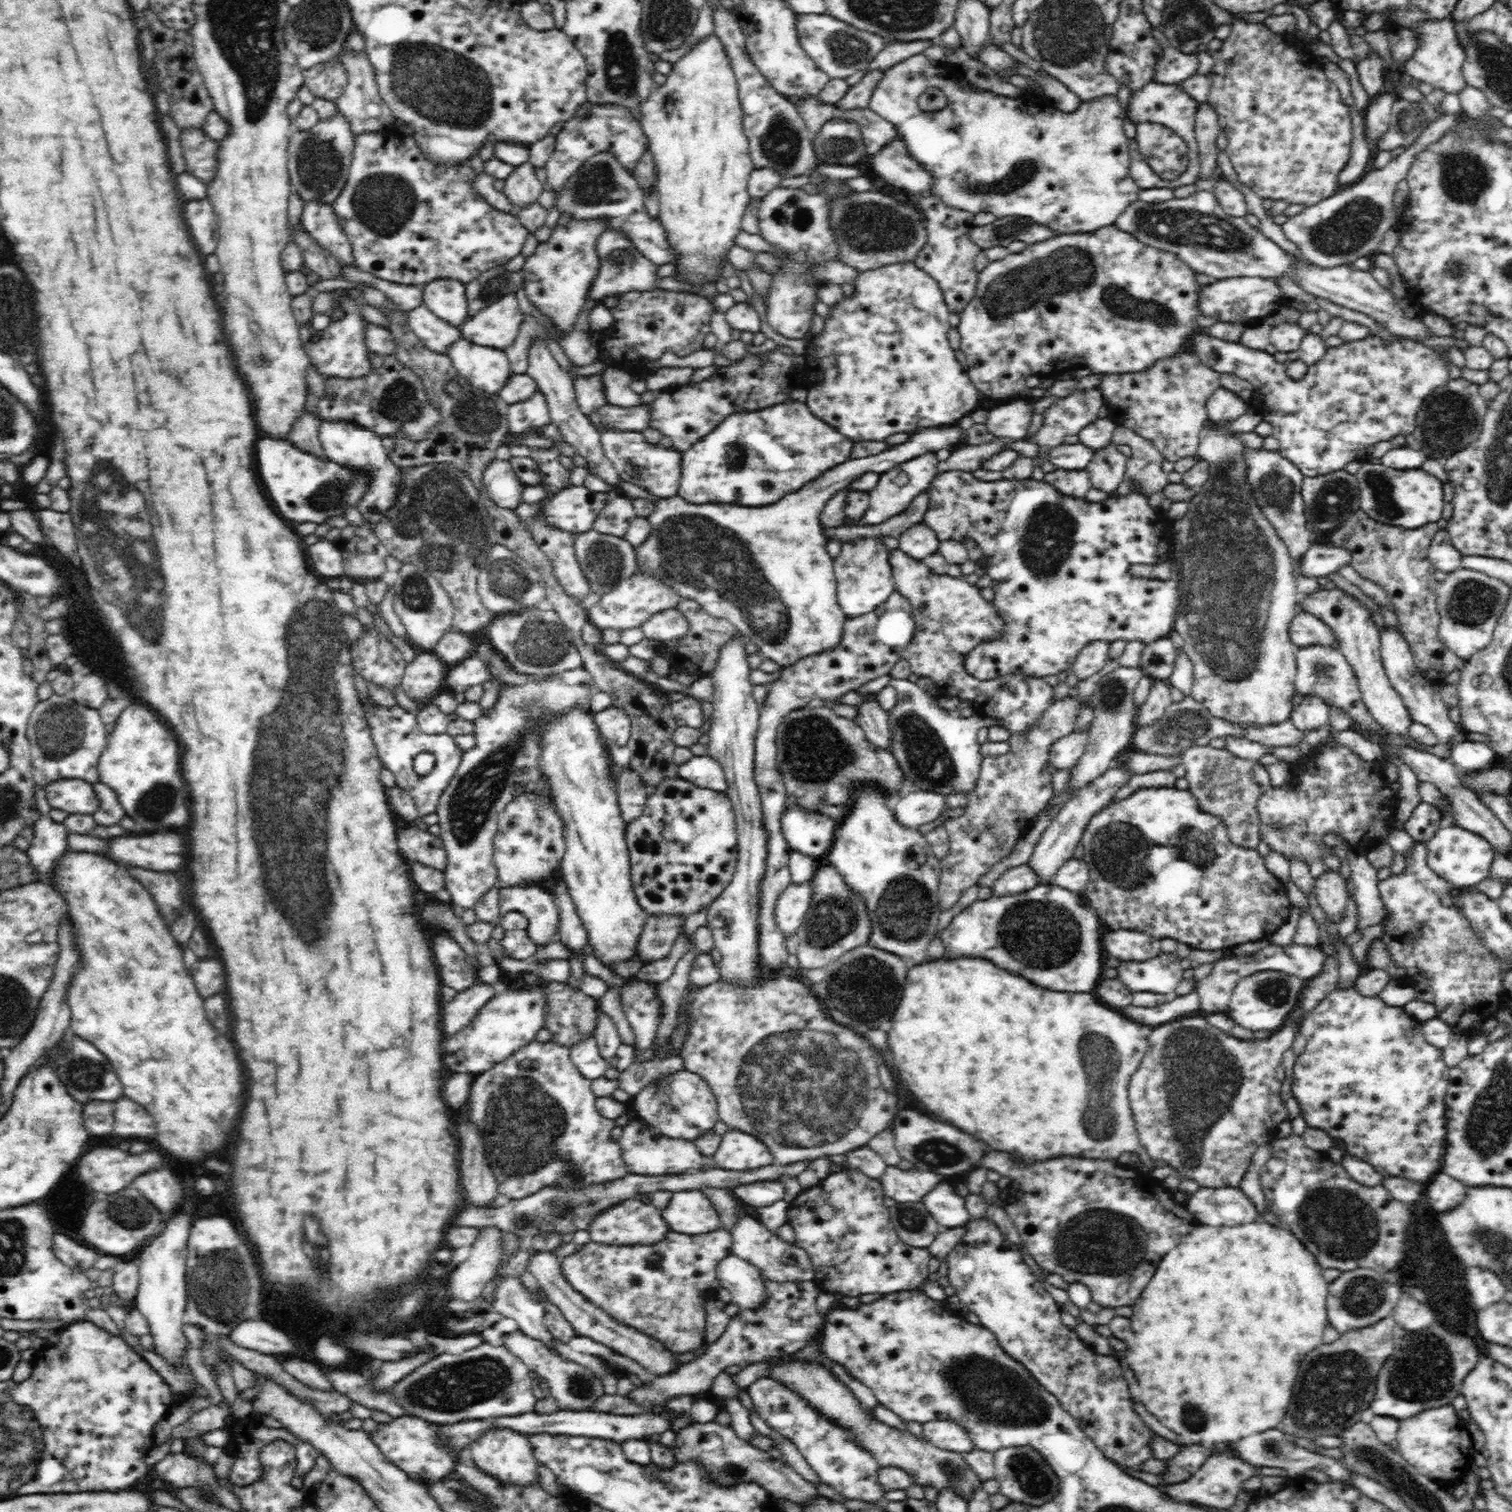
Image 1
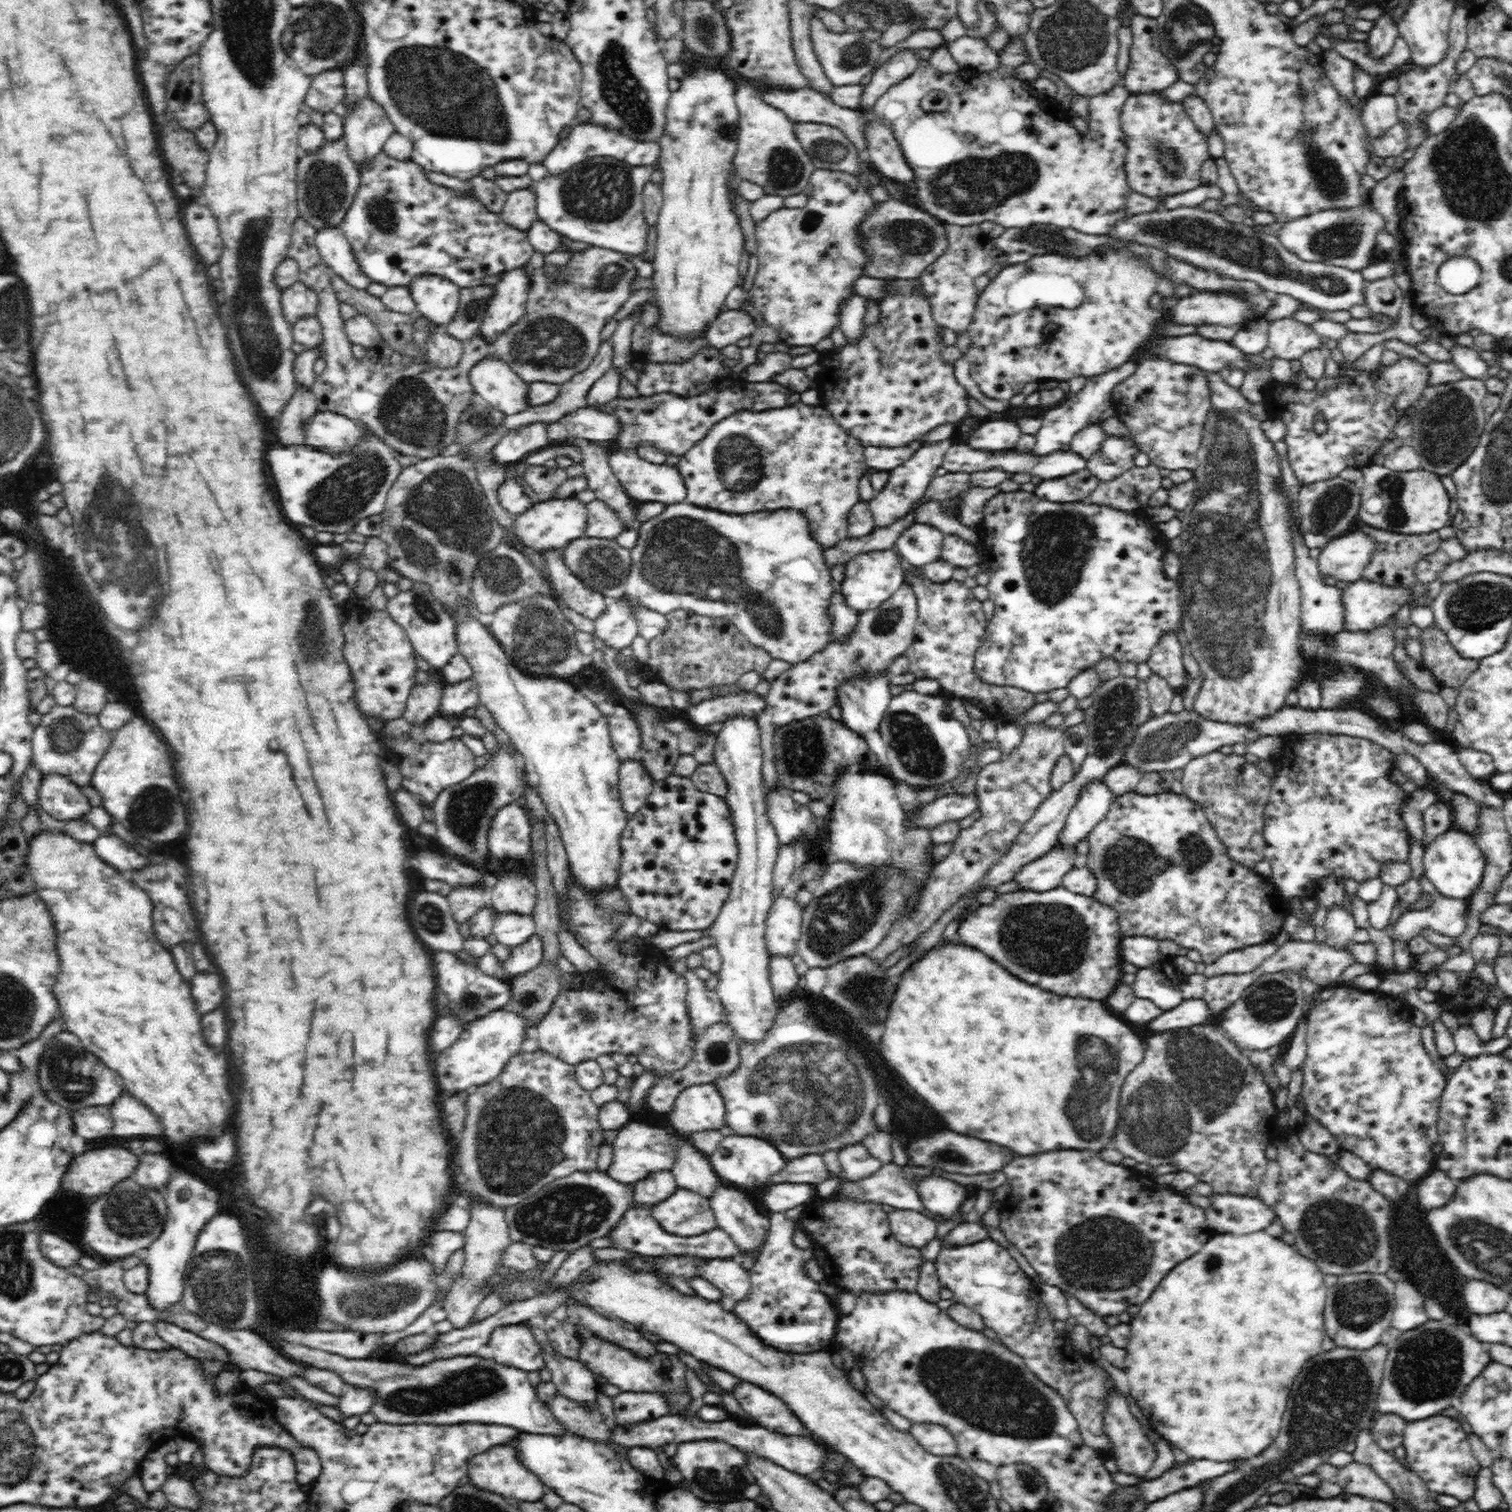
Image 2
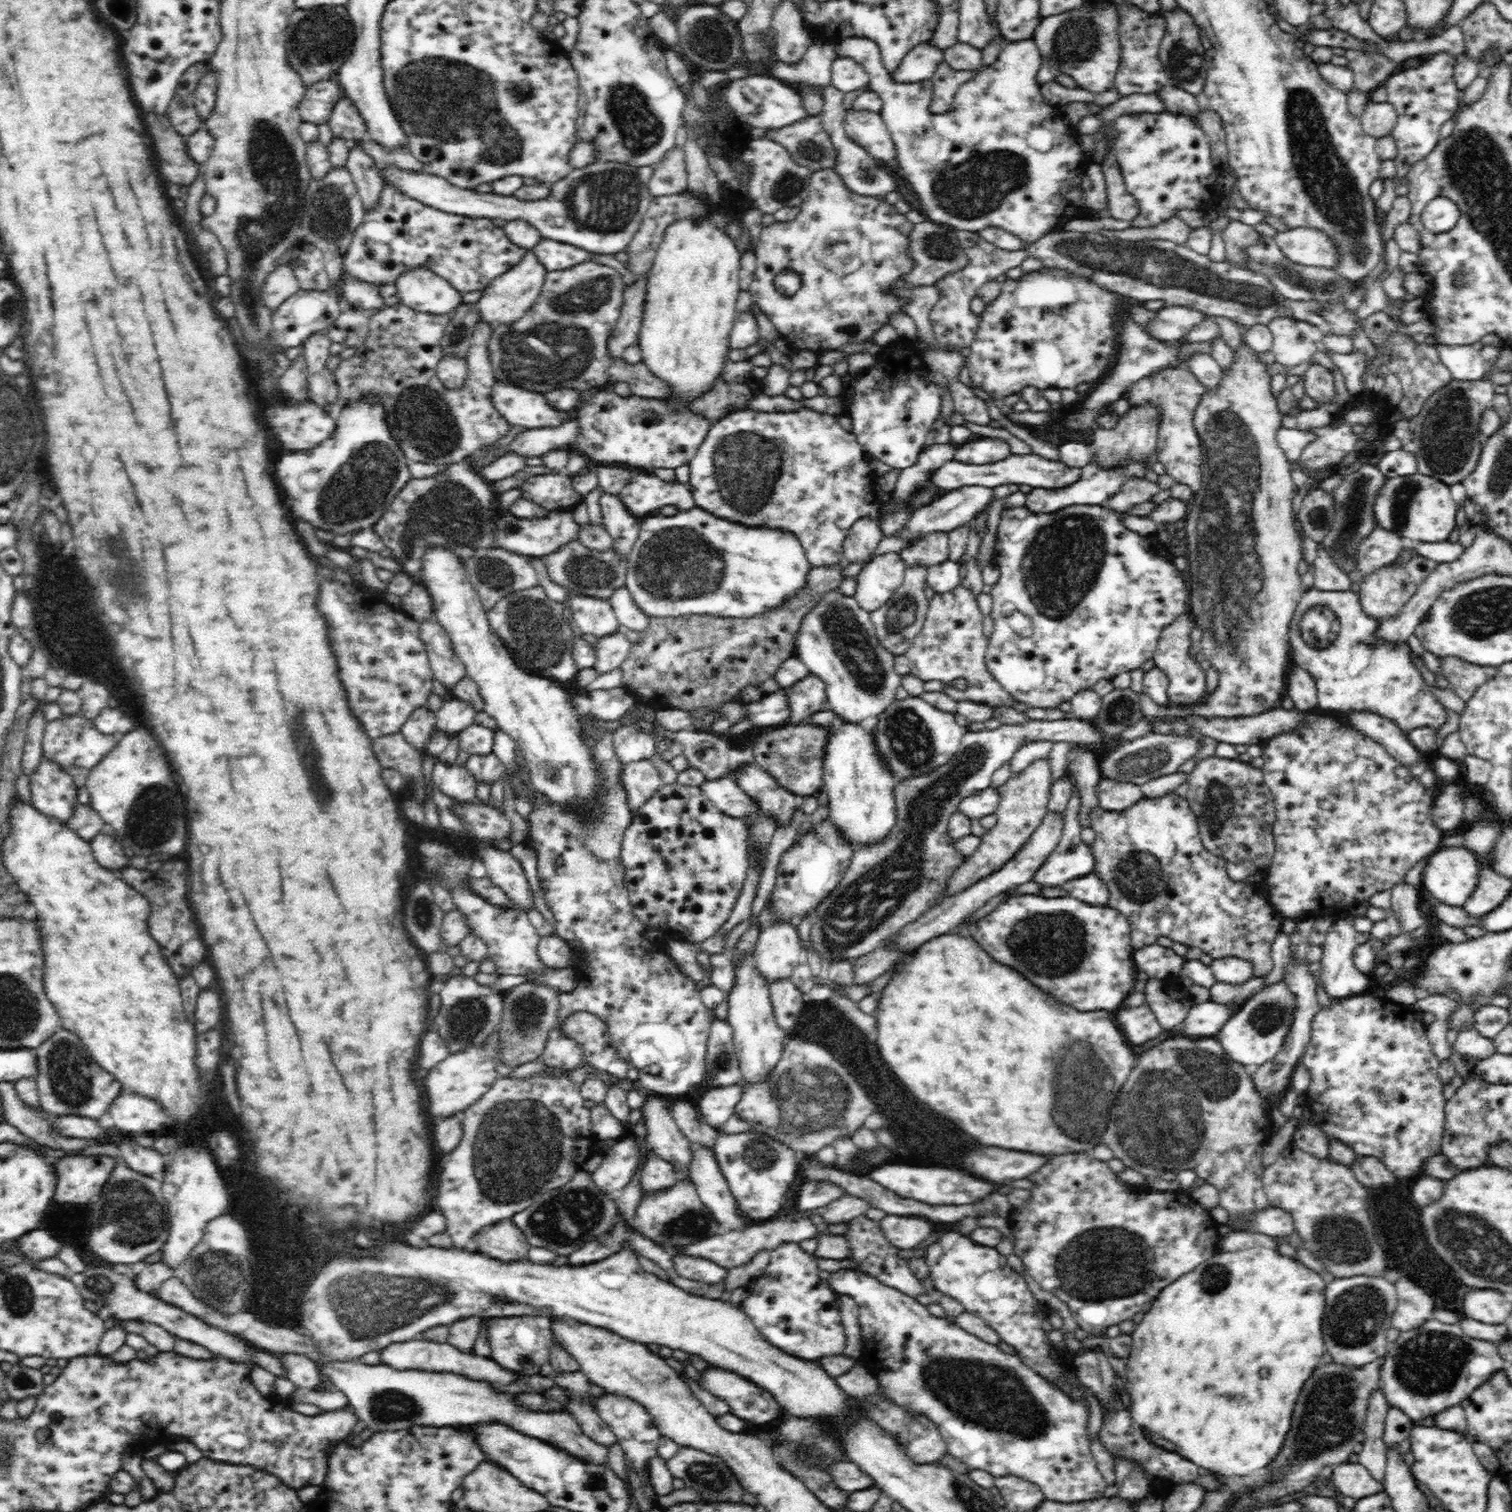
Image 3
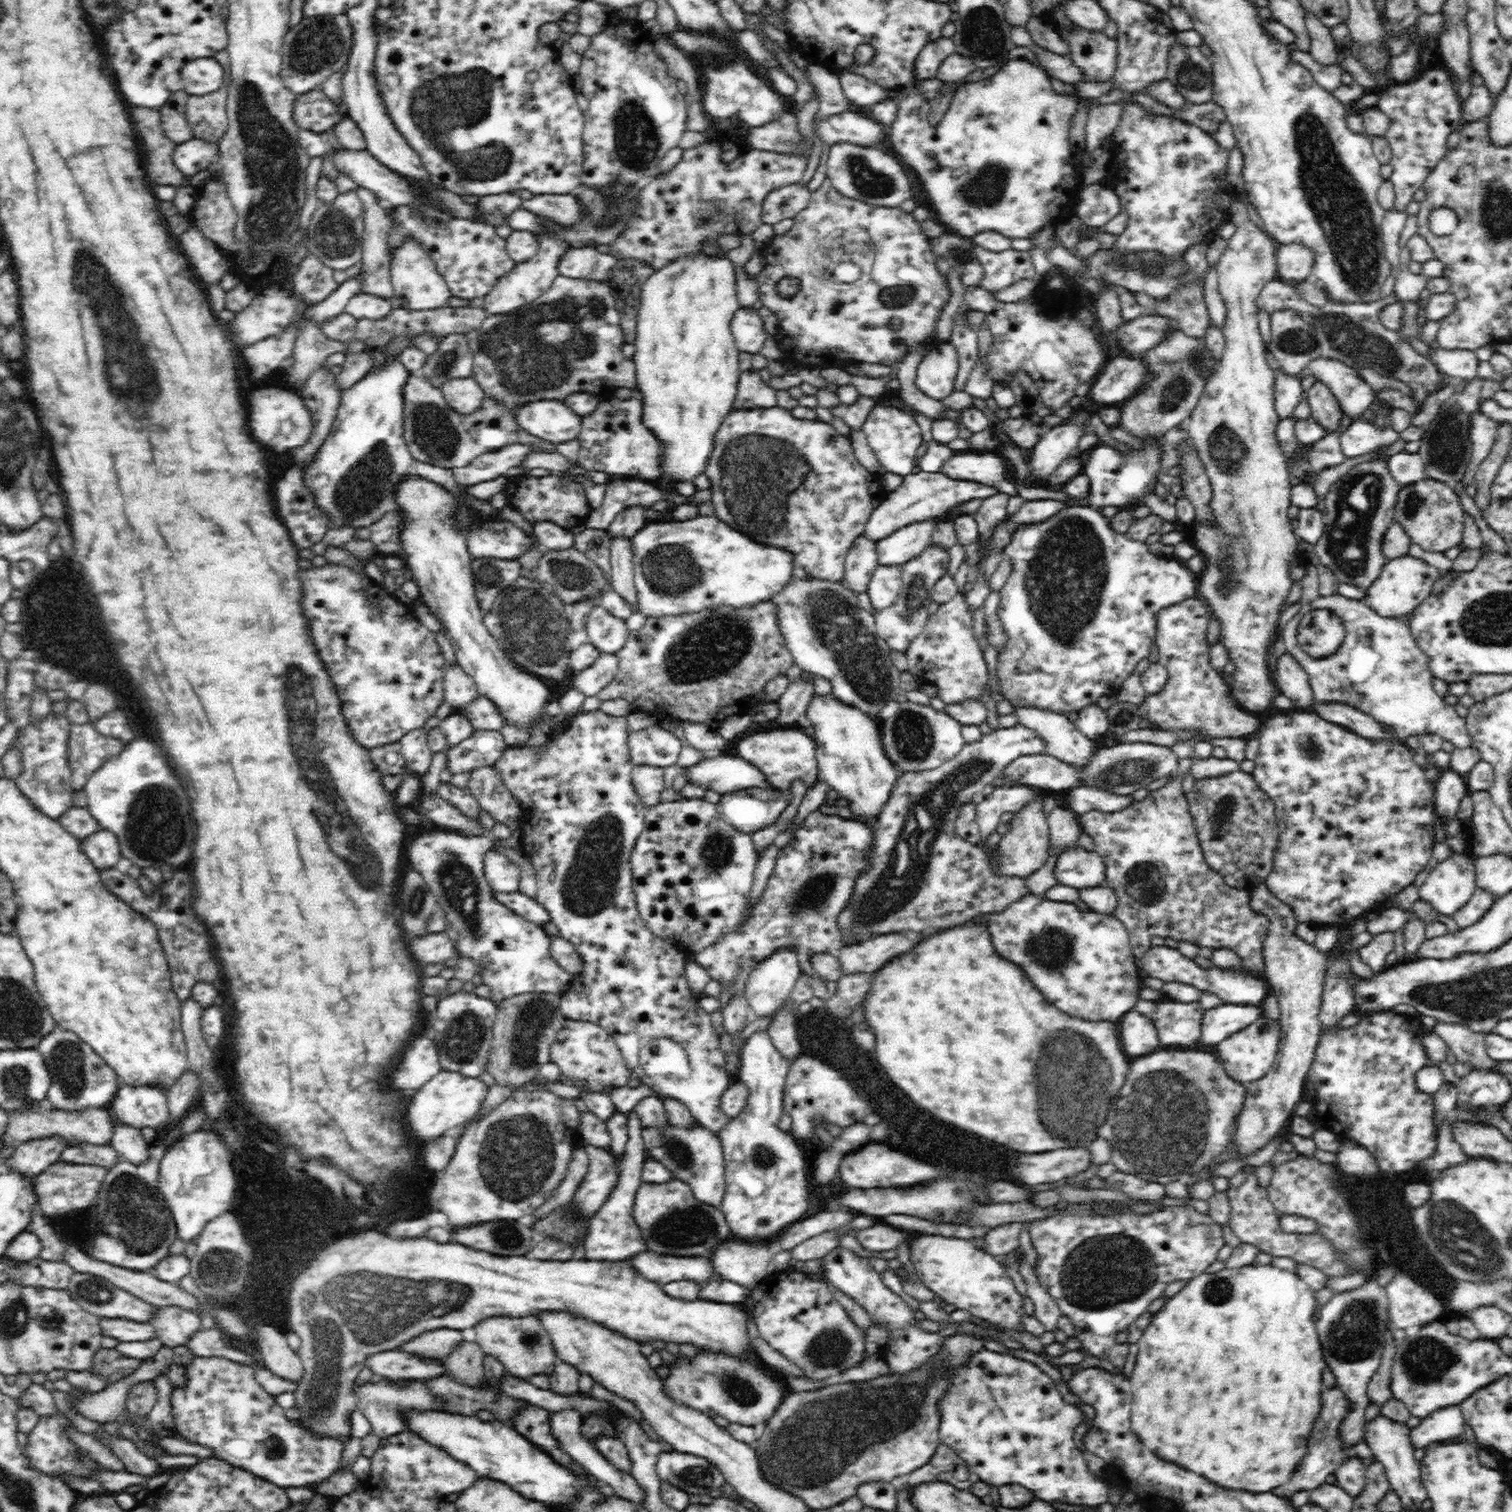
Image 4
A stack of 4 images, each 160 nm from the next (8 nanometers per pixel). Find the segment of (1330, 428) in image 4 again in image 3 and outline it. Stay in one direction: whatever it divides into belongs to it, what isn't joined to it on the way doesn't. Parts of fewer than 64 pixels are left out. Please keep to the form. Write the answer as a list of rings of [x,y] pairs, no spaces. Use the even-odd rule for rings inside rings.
[[[1314,364],[1306,370],[1303,377],[1305,394],[1317,403],[1317,406],[1335,402],[1335,383],[1331,369]]]

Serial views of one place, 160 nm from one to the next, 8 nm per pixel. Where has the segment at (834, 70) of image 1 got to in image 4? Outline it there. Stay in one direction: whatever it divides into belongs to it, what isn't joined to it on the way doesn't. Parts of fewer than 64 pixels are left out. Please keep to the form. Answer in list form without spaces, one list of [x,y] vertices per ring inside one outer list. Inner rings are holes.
[[[842,72],[838,78],[846,98],[865,111],[875,104],[890,99],[888,90],[867,80],[864,76]]]

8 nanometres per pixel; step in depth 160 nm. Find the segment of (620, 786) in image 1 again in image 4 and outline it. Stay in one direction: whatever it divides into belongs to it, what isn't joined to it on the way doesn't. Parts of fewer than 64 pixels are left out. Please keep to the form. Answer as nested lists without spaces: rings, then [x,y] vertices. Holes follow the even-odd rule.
[[[636,765],[632,770],[632,785],[645,806],[654,806],[660,802],[665,790],[664,772],[662,768],[647,765]]]

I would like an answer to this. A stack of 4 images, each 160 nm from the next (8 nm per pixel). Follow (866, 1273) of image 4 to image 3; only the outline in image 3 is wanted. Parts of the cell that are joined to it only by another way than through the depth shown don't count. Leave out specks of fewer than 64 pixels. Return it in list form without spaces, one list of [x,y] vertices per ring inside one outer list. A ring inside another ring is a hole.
[[[838,1270],[827,1279],[829,1286],[839,1295],[850,1296],[859,1307],[859,1323],[861,1324],[861,1336],[866,1340],[874,1340],[874,1342],[866,1342],[868,1348],[876,1348],[876,1360],[880,1370],[878,1370],[878,1383],[882,1393],[897,1405],[908,1408],[910,1412],[915,1414],[923,1414],[932,1421],[939,1434],[944,1439],[947,1446],[947,1452],[956,1459],[964,1462],[970,1470],[984,1470],[990,1473],[994,1478],[1003,1476],[1016,1476],[1032,1484],[1038,1485],[1044,1498],[1049,1501],[1061,1502],[1065,1504],[1079,1503],[1084,1501],[1093,1501],[1103,1496],[1107,1484],[1102,1473],[1098,1470],[1097,1462],[1092,1454],[1090,1445],[1091,1439],[1086,1438],[1088,1416],[1090,1416],[1089,1405],[1084,1401],[1074,1401],[1060,1387],[1056,1387],[1048,1381],[1048,1379],[1037,1374],[1031,1366],[1024,1364],[1019,1355],[1006,1354],[998,1345],[984,1342],[975,1334],[970,1334],[967,1330],[960,1328],[954,1323],[950,1323],[948,1318],[935,1318],[928,1312],[926,1306],[919,1304],[910,1295],[902,1294],[899,1290],[882,1285],[870,1274],[856,1273],[852,1270]]]

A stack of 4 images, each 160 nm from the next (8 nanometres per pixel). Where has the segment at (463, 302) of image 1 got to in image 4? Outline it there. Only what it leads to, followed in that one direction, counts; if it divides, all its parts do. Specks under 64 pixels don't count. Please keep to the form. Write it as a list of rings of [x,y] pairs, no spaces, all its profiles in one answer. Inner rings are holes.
[[[404,240],[394,252],[394,260],[390,262],[390,275],[395,296],[402,299],[402,307],[407,310],[443,309],[452,297],[442,274],[438,272],[436,263],[425,252],[418,241]]]

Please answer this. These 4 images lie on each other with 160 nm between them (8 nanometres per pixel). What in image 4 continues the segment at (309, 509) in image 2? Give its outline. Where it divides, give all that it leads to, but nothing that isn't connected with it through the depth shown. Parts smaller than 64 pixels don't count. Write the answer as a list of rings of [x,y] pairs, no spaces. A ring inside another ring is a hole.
[[[400,358],[388,361],[382,368],[368,372],[362,380],[350,388],[341,391],[340,404],[336,419],[329,435],[321,443],[321,449],[308,464],[301,465],[302,480],[306,488],[313,493],[313,502],[325,516],[329,517],[329,526],[367,526],[380,520],[384,514],[396,509],[394,490],[396,484],[411,474],[415,458],[409,451],[404,438],[403,388],[408,382],[410,371],[404,367]]]

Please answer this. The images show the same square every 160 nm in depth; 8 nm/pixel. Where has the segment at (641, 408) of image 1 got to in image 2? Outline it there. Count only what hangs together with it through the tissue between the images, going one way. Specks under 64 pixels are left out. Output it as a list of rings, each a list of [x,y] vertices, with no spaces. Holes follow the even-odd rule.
[[[588,406],[588,408],[580,408],[571,414],[565,415],[561,420],[554,421],[548,425],[546,437],[548,437],[548,445],[568,444],[572,439],[604,442],[616,438],[620,430],[621,425],[616,416],[599,412],[594,407]]]

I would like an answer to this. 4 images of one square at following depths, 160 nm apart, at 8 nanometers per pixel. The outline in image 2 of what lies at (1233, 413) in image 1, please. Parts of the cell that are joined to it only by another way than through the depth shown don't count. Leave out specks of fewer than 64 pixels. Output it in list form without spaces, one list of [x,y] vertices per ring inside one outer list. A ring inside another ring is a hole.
[[[1211,372],[1207,374],[1208,389],[1210,389],[1210,400],[1212,408],[1222,411],[1236,411],[1244,409],[1250,411],[1254,417],[1258,417],[1260,421],[1266,421],[1268,414],[1265,414],[1264,405],[1251,403],[1245,399],[1245,396],[1237,388],[1231,387],[1220,376],[1219,372]]]

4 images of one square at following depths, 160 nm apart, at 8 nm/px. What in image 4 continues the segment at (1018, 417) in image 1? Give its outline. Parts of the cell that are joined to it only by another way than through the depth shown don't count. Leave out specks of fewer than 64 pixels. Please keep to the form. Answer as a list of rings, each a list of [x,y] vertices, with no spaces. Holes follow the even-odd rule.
[[[964,451],[952,455],[940,473],[951,479],[972,480],[995,487],[996,492],[1009,496],[1018,494],[1016,483],[1004,477],[1006,460],[1003,454]]]

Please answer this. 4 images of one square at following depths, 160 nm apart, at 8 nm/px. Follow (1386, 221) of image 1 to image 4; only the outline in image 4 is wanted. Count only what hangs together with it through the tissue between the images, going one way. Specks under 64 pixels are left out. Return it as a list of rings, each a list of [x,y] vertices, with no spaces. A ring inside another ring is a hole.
[[[1300,243],[1276,244],[1277,276],[1282,283],[1294,284],[1308,279],[1315,254]]]

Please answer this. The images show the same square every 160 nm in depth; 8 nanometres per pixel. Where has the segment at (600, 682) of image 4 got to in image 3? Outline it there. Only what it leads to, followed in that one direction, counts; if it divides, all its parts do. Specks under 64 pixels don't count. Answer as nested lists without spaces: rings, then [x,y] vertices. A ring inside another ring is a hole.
[[[623,629],[604,638],[599,638],[594,646],[596,677],[622,668],[624,658],[628,658],[630,642],[624,637]]]

